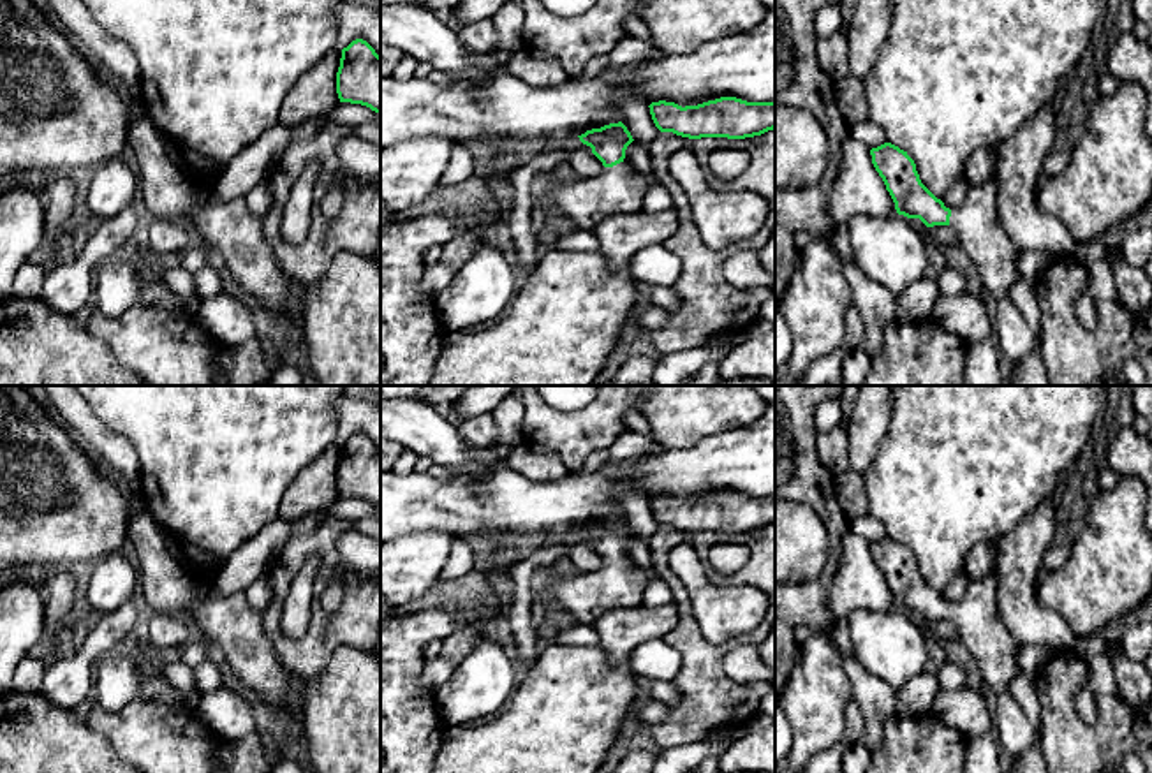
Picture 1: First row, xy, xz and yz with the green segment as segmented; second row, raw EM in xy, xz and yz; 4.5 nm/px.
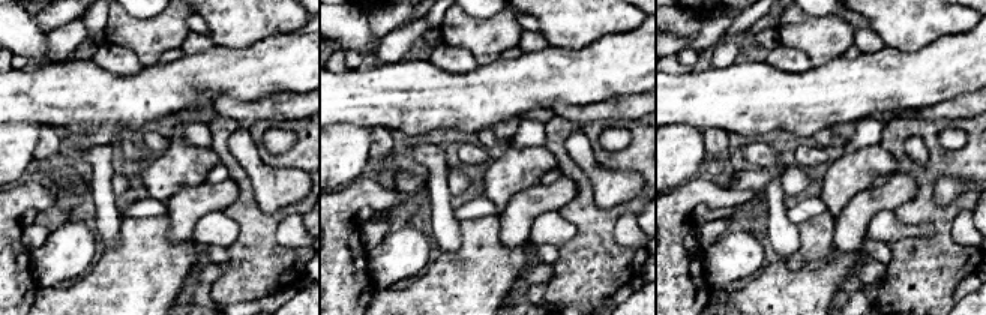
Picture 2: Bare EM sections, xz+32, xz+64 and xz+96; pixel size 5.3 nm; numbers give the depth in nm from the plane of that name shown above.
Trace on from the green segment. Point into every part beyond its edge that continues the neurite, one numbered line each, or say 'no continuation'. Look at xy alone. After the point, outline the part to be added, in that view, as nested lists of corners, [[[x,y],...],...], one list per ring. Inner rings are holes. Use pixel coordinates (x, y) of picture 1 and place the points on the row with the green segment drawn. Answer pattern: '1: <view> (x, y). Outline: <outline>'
no continuation

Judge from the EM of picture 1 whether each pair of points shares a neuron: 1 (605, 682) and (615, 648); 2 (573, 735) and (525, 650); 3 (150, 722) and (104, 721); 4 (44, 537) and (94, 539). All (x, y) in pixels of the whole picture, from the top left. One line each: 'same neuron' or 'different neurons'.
1: different neurons
2: different neurons
3: same neuron
4: same neuron

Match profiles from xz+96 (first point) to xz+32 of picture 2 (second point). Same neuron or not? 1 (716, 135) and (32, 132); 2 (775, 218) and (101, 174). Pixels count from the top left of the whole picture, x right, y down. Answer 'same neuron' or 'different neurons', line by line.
1: different neurons
2: same neuron

